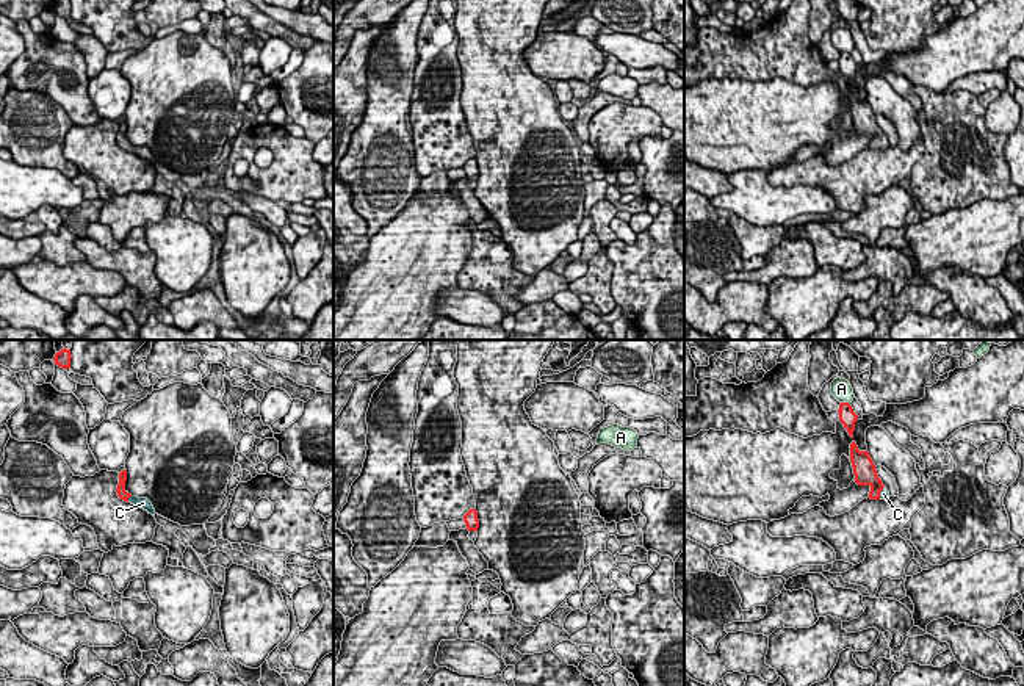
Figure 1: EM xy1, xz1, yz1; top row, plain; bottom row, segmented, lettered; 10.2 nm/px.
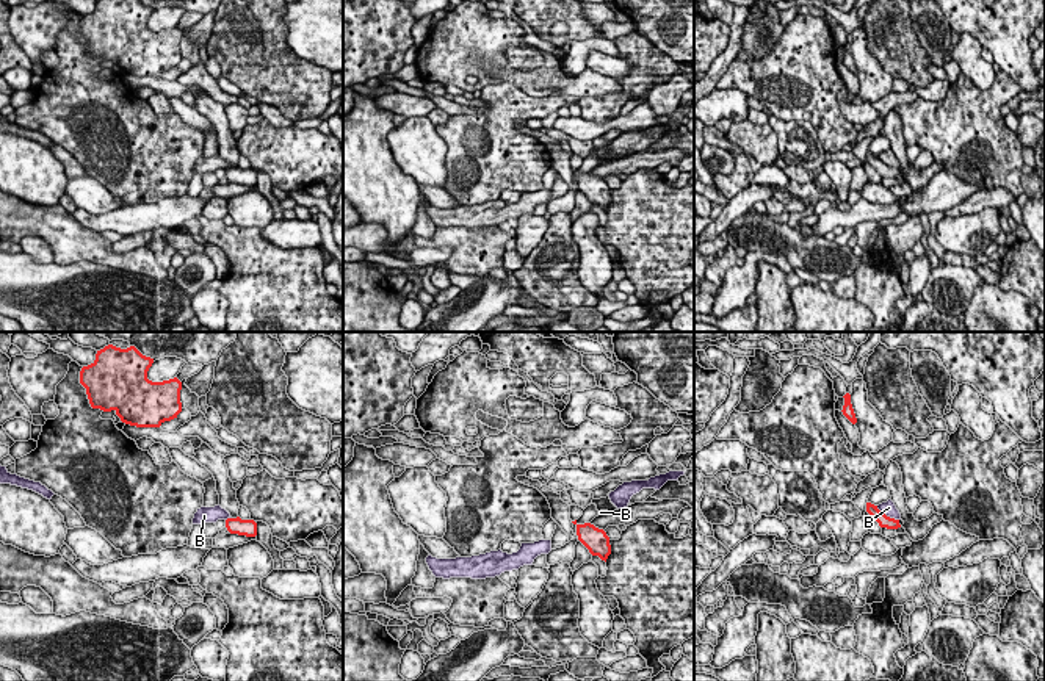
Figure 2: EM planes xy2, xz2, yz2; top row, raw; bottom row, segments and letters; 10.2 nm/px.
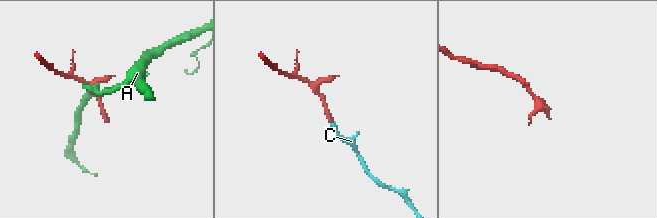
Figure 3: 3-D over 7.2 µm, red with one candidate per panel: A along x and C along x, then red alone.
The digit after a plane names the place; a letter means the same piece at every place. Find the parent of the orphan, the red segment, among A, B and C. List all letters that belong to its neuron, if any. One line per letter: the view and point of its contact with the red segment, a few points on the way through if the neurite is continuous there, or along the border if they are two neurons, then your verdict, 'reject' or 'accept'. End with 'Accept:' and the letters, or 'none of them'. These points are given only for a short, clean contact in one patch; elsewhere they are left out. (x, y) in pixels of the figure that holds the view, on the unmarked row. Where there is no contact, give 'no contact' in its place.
A: yz1 (846, 52) | reject
B: yz2 (885, 165) | along yz2 (876, 155), (898, 169) | reject
C: xy1 (129, 146) | across xy1 (124, 144), (129, 146), (143, 152) | accept
Accept: C

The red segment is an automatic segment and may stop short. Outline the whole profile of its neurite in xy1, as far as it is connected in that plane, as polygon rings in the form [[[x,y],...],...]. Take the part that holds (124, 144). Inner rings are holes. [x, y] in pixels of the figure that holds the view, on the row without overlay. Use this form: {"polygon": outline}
{"polygon": [[[122,119],[119,122],[119,133],[117,133],[117,146],[127,152],[132,152],[144,160],[147,160],[149,163],[152,163],[155,166],[155,158],[152,155],[152,152],[147,147],[138,147],[138,146],[132,146],[127,139],[125,139],[125,130],[127,130],[127,119]]]}

